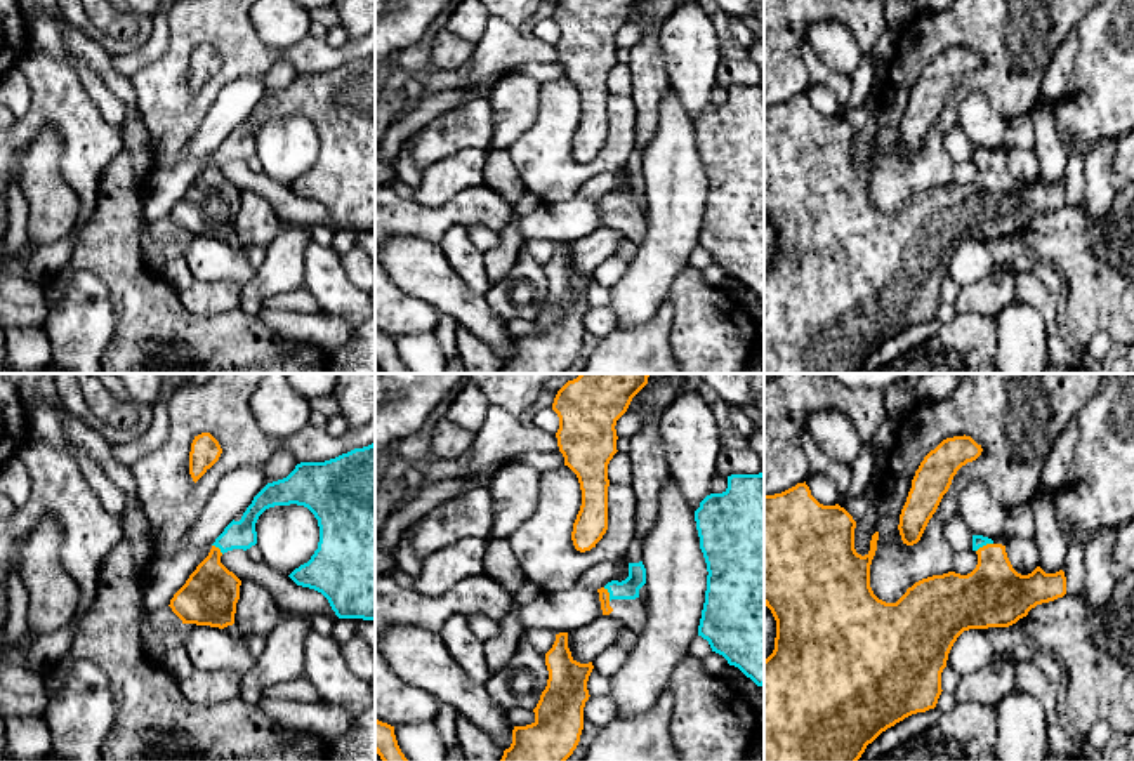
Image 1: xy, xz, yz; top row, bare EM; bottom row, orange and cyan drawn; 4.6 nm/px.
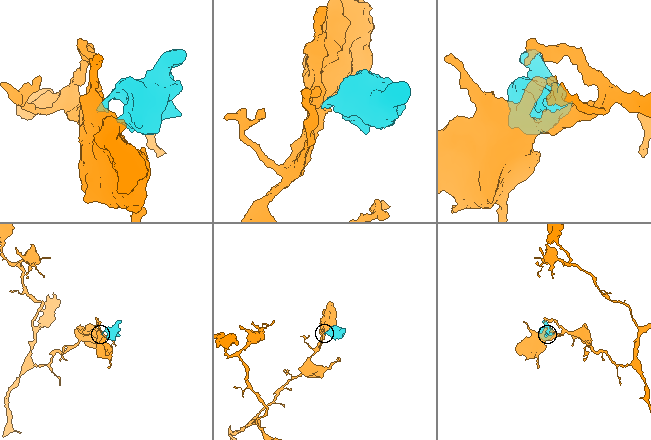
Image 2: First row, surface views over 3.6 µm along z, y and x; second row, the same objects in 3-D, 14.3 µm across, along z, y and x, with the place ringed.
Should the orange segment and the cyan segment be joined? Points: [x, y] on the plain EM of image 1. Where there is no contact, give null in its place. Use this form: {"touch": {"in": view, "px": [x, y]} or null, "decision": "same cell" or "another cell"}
{"touch": {"in": "yz", "px": [983, 157]}, "decision": "same cell"}

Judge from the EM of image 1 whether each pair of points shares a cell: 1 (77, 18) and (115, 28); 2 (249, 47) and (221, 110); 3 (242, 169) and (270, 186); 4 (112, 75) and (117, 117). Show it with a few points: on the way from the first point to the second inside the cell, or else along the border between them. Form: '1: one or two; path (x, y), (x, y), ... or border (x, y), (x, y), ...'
1: two; border (87, 18), (103, 33), (127, 40)
2: two; border (263, 75), (245, 75), (231, 80), (207, 110)
3: one; path (249, 176), (263, 185)
4: two; border (87, 63), (125, 108)

